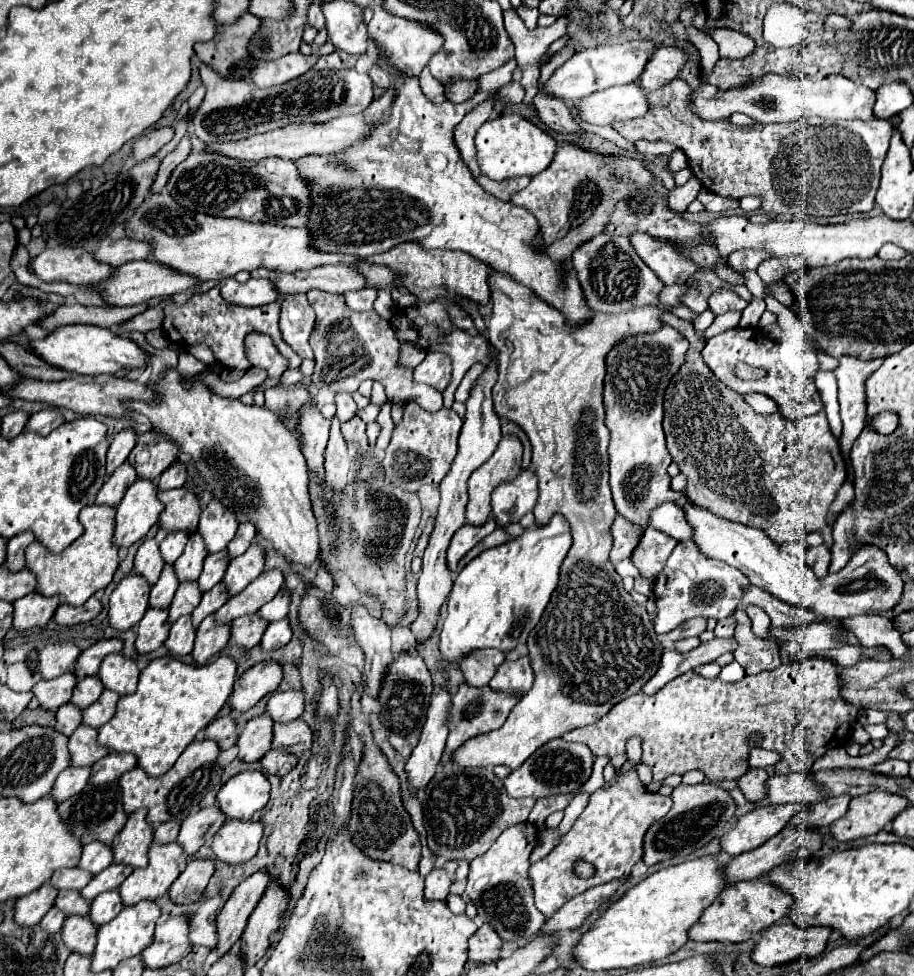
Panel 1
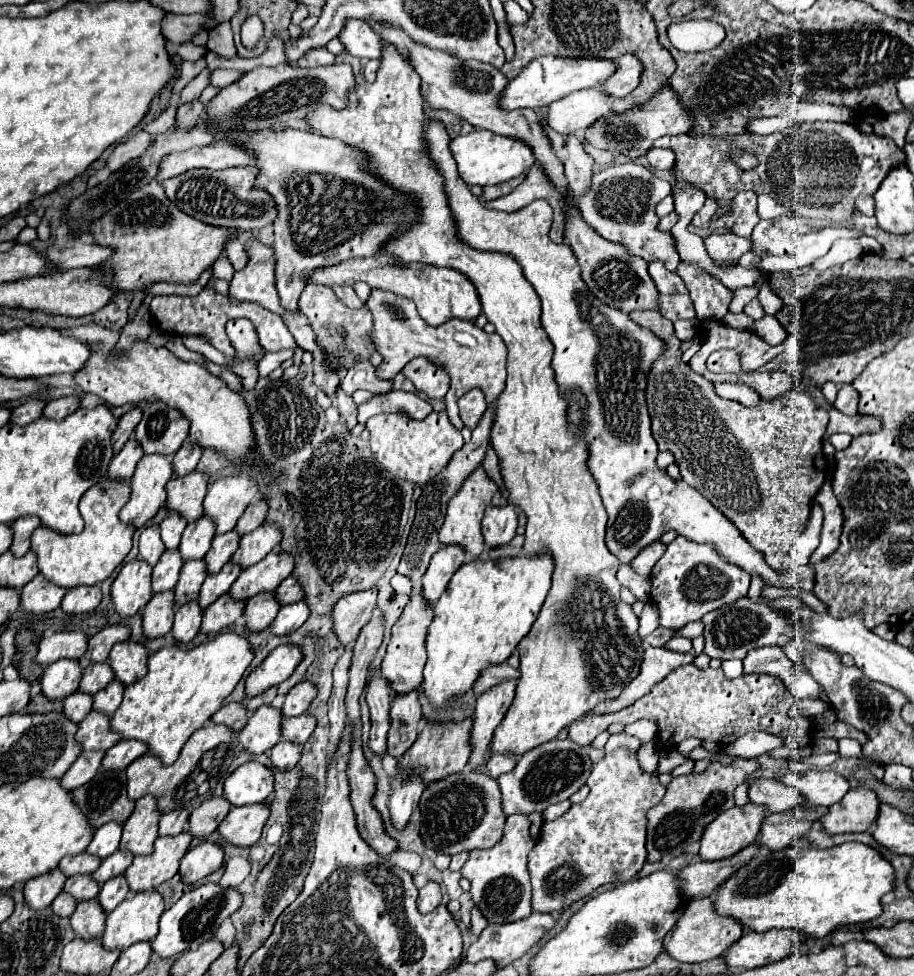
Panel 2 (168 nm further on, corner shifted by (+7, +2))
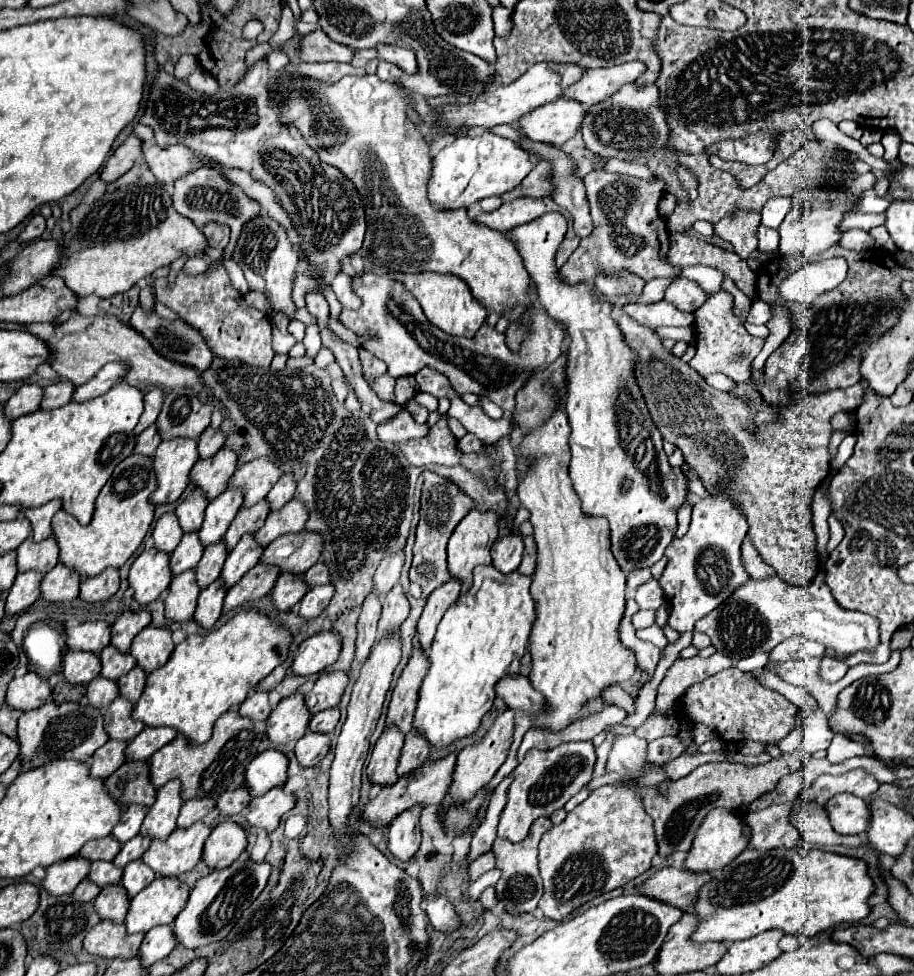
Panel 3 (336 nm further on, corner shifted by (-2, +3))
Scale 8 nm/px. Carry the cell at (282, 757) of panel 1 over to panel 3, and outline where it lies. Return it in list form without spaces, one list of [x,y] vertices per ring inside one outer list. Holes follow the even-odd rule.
[[[307,733],[303,739],[295,745],[295,757],[301,767],[313,767],[317,765],[331,747],[331,737],[325,733]]]

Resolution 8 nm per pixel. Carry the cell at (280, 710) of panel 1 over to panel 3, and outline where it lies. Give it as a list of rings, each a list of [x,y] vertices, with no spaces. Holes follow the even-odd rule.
[[[331,671],[317,679],[315,687],[305,695],[305,703],[311,713],[319,713],[329,707],[337,707],[341,701],[341,695],[349,683],[349,677],[345,671]]]

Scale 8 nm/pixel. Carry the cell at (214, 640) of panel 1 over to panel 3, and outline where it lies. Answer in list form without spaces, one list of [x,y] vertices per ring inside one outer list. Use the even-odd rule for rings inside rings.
[[[257,563],[249,573],[245,573],[241,577],[241,581],[237,585],[233,585],[229,591],[227,591],[227,597],[225,597],[225,605],[223,605],[223,613],[235,609],[237,605],[245,605],[249,601],[255,601],[263,595],[267,595],[277,577],[279,577],[279,567],[275,565],[267,565],[267,563]]]

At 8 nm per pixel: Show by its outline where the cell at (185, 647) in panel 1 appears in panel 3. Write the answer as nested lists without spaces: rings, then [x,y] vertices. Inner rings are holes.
[[[221,577],[217,581],[213,581],[207,589],[201,591],[199,605],[197,605],[197,611],[193,617],[201,627],[211,629],[215,625],[215,621],[221,617],[225,593],[227,593],[227,587],[225,587]]]

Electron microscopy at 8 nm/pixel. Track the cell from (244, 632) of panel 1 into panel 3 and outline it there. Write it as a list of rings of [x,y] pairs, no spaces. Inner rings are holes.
[[[281,573],[271,595],[279,611],[289,611],[299,603],[305,593],[309,591],[309,585],[303,581],[303,575],[293,575],[293,573]]]

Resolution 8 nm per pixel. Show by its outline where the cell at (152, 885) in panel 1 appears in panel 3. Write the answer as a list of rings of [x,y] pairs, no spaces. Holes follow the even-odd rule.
[[[197,821],[187,829],[175,829],[165,841],[153,839],[141,859],[155,873],[179,877],[199,863],[209,833],[211,827],[207,827],[203,821]]]

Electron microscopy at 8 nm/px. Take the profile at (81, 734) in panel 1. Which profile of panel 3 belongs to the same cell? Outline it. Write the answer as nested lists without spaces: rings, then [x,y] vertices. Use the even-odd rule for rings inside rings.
[[[117,697],[109,705],[105,713],[105,725],[107,725],[107,733],[111,739],[131,741],[145,729],[143,723],[131,719],[131,711],[133,711],[133,703],[129,703],[125,697]]]

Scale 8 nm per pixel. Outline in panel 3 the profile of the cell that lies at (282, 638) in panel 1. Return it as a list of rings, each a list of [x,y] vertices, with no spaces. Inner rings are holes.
[[[319,585],[319,587],[311,587],[309,593],[301,599],[301,609],[299,615],[303,619],[313,619],[317,615],[321,615],[325,611],[325,607],[329,605],[331,597],[335,593],[335,587],[329,585]]]

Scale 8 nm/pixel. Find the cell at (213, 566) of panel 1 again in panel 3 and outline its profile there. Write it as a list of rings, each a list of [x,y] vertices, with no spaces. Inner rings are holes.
[[[267,499],[251,505],[251,507],[241,507],[239,513],[237,513],[237,517],[233,519],[229,531],[225,533],[227,549],[231,551],[245,533],[255,533],[257,529],[261,529],[263,523],[265,523],[265,519],[267,519],[267,515],[269,515],[269,503],[267,503]]]

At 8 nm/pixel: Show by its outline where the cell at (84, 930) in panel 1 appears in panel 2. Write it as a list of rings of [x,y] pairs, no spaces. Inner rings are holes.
[[[96,898],[90,900],[90,902],[78,902],[74,914],[70,916],[72,930],[82,940],[100,938],[104,920],[106,920],[106,914],[102,914],[102,908],[98,906]]]

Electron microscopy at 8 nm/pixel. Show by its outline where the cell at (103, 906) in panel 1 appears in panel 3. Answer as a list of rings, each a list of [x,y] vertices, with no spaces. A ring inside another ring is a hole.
[[[141,859],[131,861],[125,865],[125,873],[123,873],[123,887],[127,889],[129,897],[135,897],[141,889],[145,889],[151,881],[155,879],[155,873],[151,867],[147,867]]]

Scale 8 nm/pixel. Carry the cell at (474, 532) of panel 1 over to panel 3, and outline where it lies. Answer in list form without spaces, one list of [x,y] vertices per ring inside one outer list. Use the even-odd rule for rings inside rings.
[[[447,581],[447,585],[439,587],[435,593],[431,593],[431,599],[427,599],[427,605],[423,609],[423,615],[417,623],[417,643],[423,651],[427,651],[431,647],[431,641],[435,637],[437,625],[443,619],[445,611],[457,601],[461,589],[459,589],[459,581]]]

